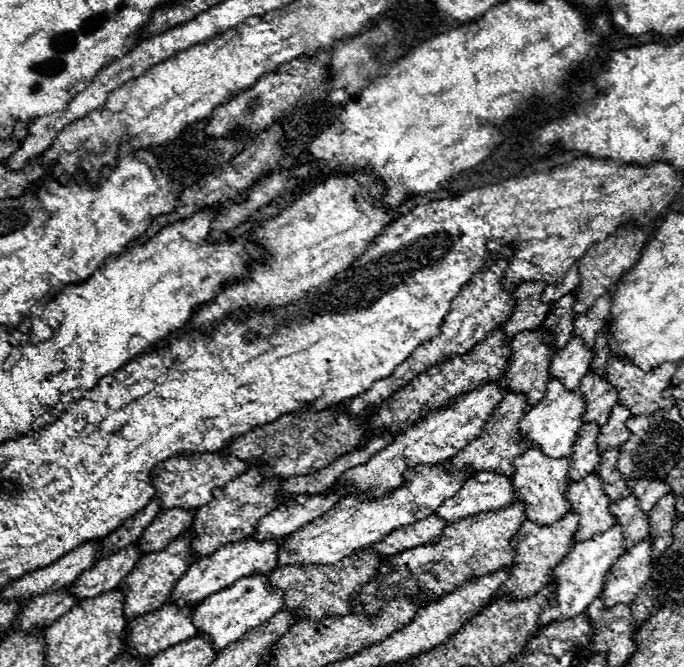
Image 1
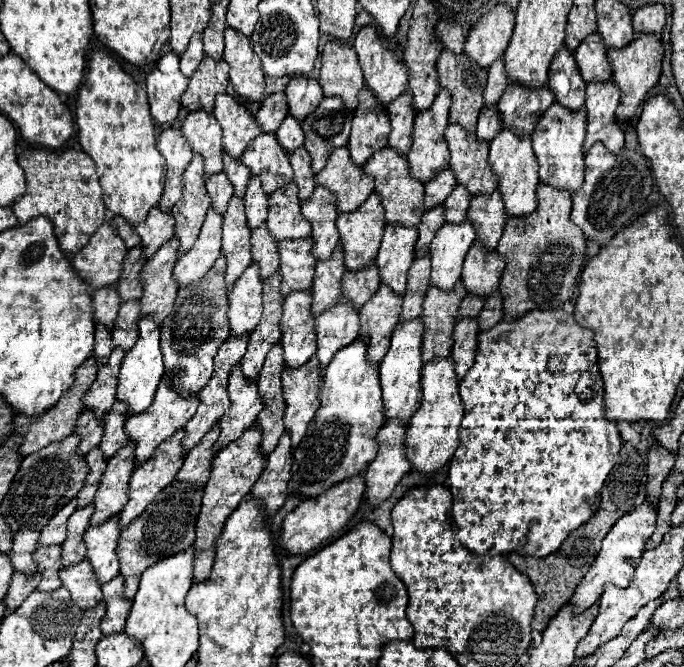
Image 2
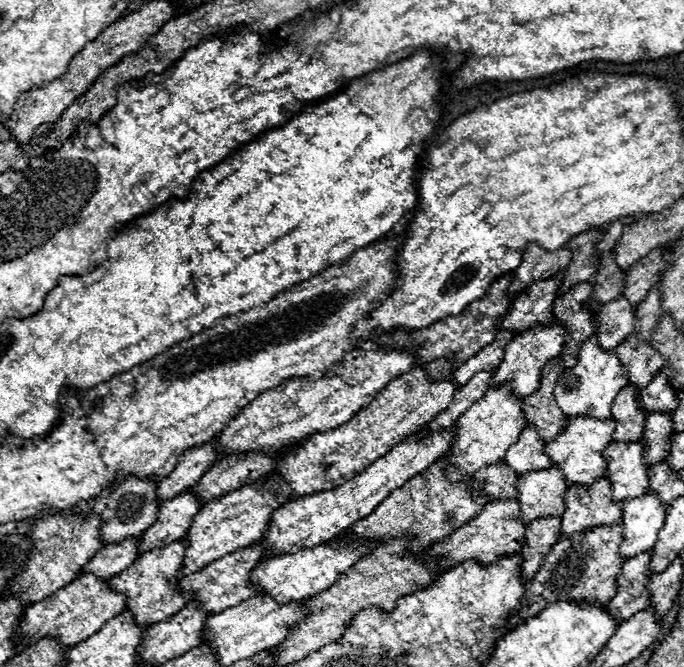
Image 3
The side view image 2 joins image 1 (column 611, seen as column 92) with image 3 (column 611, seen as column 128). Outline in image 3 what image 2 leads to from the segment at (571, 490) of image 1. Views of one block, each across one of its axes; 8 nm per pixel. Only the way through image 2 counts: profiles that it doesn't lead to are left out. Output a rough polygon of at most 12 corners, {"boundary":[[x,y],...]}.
{"boundary":[[612,442],[604,450],[614,500],[648,490],[644,444]]}

